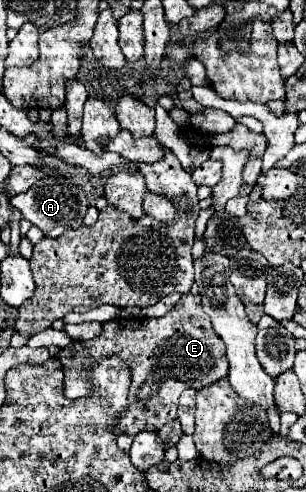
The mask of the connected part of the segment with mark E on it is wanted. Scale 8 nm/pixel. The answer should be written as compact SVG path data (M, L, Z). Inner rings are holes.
M181 295L177 305L163 317L157 319L139 319L139 317L117 317L113 321L103 323L103 331L97 339L89 341L73 341L73 347L59 349L59 361L63 365L65 373L65 395L69 399L89 397L93 395L93 385L89 383L89 373L93 361L99 361L103 357L117 355L123 359L131 369L131 389L129 389L129 403L127 409L117 417L117 425L113 427L115 435L129 435L135 437L139 431L151 431L157 435L157 441L169 449L175 447L177 441L183 437L179 419L177 419L177 399L187 389L205 389L229 375L229 365L225 357L225 345L215 335L209 317L201 309L201 295Z

